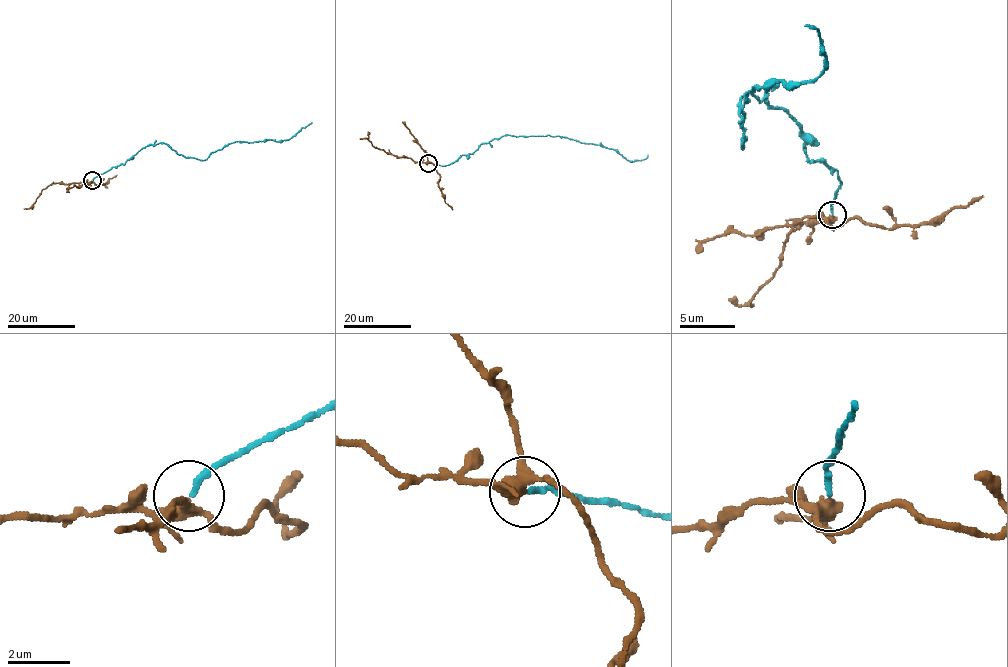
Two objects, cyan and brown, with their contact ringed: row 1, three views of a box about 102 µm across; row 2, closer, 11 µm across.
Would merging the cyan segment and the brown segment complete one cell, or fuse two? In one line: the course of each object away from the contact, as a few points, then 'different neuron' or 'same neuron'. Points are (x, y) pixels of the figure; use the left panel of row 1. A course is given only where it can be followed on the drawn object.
cyan via (92, 181), (142, 148), (158, 143), (185, 157), (205, 160), (233, 142), (288, 140), (311, 122) | brown via (92, 181), (51, 183), (30, 207), (23, 209) | different neuron

